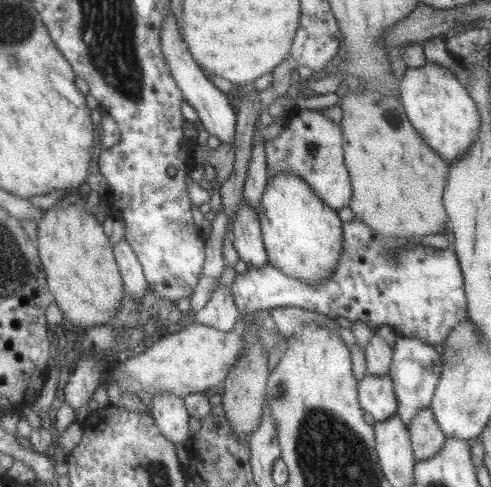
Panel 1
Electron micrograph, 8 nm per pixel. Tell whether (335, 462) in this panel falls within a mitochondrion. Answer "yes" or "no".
yes

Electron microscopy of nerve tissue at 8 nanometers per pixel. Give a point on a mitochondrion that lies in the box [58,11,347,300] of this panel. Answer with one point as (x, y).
(311, 147)

